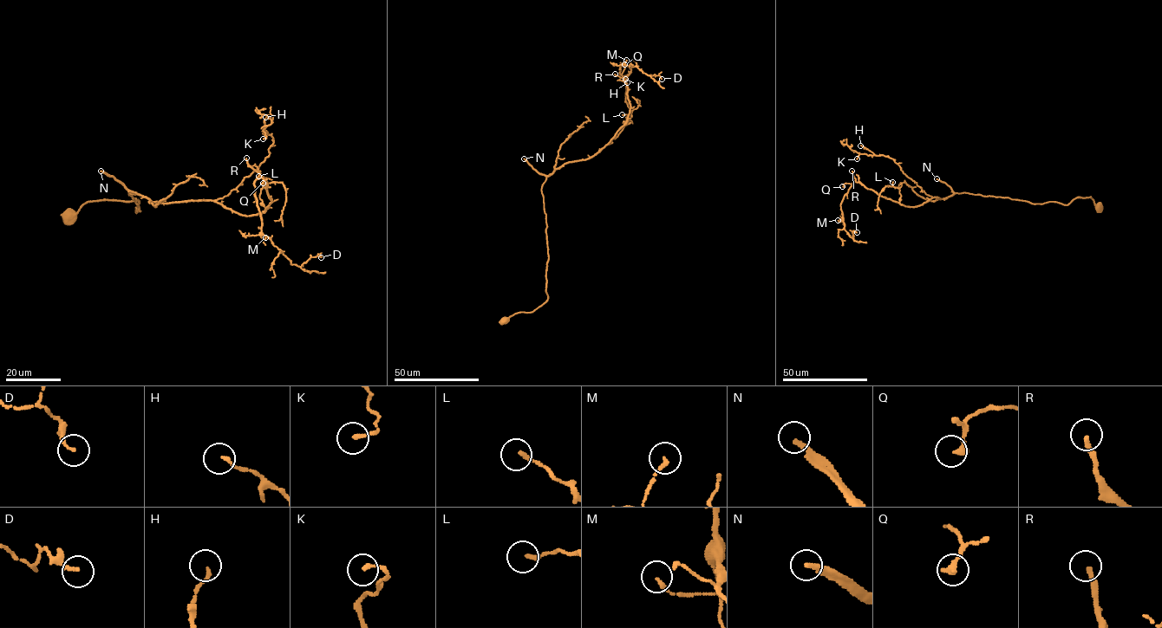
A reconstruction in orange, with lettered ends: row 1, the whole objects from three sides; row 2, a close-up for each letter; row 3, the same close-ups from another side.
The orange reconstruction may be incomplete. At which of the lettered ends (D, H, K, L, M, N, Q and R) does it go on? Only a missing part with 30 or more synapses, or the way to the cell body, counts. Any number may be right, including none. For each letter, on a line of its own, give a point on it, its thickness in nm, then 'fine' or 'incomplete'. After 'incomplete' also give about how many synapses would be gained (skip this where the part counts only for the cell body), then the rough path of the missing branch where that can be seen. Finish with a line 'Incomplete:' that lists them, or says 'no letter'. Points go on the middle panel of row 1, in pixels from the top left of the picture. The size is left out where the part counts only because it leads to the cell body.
D: (662, 79) | 150 nm | fine
H: (627, 82) | 150 nm | fine
K: (625, 79) | 160 nm | fine
L: (622, 114) | 170 nm | fine
M: (626, 60) | 180 nm | fine
N: (524, 158) | 240 nm | incomplete | 300 syn
Q: (624, 64) | 280 nm | fine
R: (615, 74) | 240 nm | incomplete | 80 syn | (615, 74), (610, 67), (603, 71), (603, 55), (601, 52), (584, 51)
Incomplete: N, R

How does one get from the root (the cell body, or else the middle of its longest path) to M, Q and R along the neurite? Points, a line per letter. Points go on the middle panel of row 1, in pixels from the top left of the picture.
M: (505, 320), (547, 299), (542, 185), (564, 164), (595, 155), (626, 122), (630, 105), (619, 71), (626, 60)
Q: (505, 320), (532, 312), (547, 299), (542, 185), (564, 164), (595, 155), (626, 122), (624, 64)
R: (505, 320), (532, 312), (547, 299), (542, 185), (564, 164), (595, 155), (626, 122), (627, 86), (615, 74)

